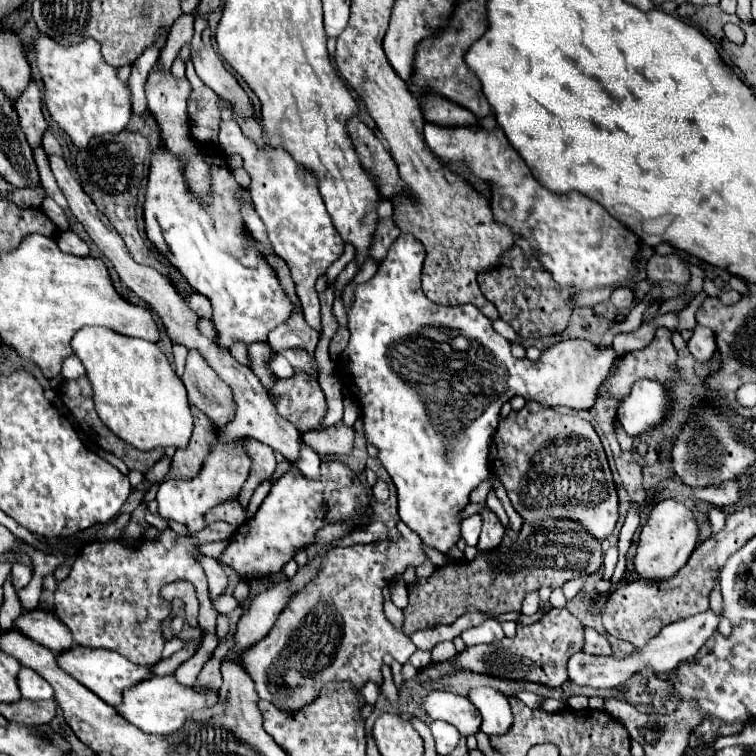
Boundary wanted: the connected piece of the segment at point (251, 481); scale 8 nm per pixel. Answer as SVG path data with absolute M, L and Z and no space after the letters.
M244 437L240 439L240 445L244 445L244 451L248 453L248 457L252 459L252 467L250 467L250 475L242 487L238 495L238 501L247 514L248 501L254 493L254 489L264 481L270 479L274 469L276 469L276 457L270 445L264 445L252 437Z

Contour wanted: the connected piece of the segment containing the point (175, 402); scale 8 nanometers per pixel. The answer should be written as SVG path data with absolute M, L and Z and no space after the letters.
M82 327L72 339L74 355L82 361L86 375L94 389L94 405L102 423L128 445L140 451L152 451L156 447L184 447L194 429L194 419L188 407L186 387L182 379L172 371L170 361L156 343L142 341L138 337L124 337L108 327Z

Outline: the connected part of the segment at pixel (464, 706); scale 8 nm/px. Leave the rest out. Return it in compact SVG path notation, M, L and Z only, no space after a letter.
M430 691L422 699L422 709L430 719L442 719L454 725L462 735L480 731L480 713L462 695L454 695L450 691Z

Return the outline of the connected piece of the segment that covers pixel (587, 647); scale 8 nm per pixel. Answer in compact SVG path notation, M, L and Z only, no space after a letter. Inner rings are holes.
M584 629L584 651L592 655L610 655L610 643L596 629Z

